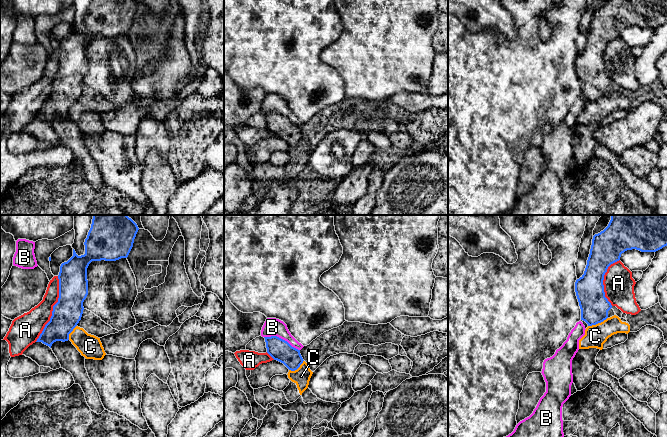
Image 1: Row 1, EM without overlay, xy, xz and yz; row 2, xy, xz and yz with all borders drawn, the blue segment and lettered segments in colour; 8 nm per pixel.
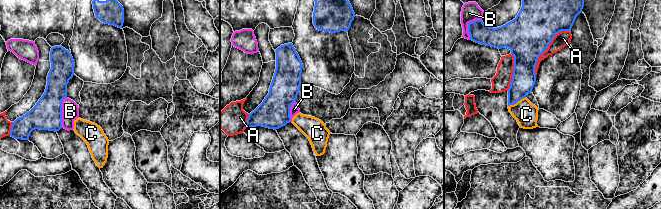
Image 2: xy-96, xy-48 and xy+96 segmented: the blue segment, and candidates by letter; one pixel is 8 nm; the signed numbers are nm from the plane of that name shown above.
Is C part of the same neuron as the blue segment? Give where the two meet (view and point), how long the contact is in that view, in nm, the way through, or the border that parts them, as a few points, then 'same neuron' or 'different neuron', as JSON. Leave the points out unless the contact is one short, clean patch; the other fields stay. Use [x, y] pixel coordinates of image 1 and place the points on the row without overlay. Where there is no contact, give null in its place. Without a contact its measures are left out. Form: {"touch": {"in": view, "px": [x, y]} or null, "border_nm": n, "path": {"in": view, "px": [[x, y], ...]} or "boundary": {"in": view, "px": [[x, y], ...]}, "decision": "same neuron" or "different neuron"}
{"touch": {"in": "yz", "px": [597, 99]}, "border_nm": 180, "boundary": {"in": "yz", "px": [[607, 93], [600, 98], [588, 102]]}, "decision": "different neuron"}

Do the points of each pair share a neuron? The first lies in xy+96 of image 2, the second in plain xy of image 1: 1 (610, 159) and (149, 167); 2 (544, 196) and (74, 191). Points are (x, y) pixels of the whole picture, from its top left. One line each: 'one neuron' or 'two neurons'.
1: one neuron
2: one neuron

